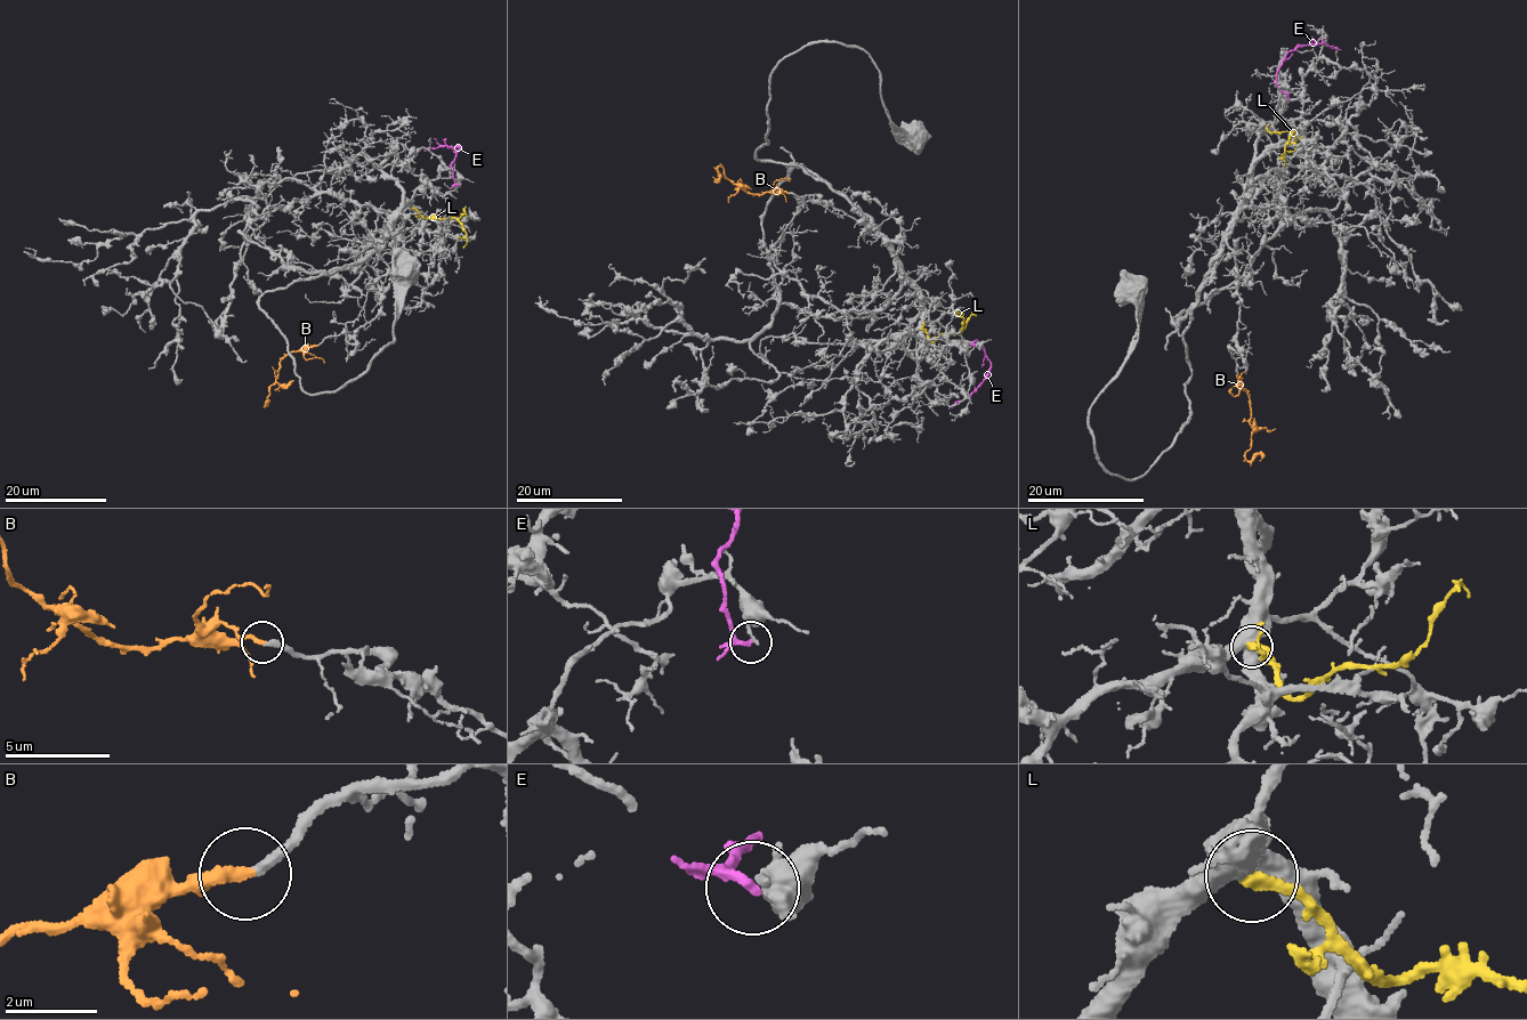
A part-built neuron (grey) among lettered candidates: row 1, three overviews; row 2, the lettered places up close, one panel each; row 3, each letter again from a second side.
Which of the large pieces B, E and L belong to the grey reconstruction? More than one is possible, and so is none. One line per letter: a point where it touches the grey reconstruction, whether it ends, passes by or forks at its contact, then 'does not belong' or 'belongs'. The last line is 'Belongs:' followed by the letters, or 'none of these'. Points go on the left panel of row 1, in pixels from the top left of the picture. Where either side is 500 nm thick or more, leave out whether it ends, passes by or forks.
B: (316, 346) | it ends | belongs
E: (459, 184) | it passes by | does not belong
L: (410, 207) | it ends | does not belong
Belongs: B

